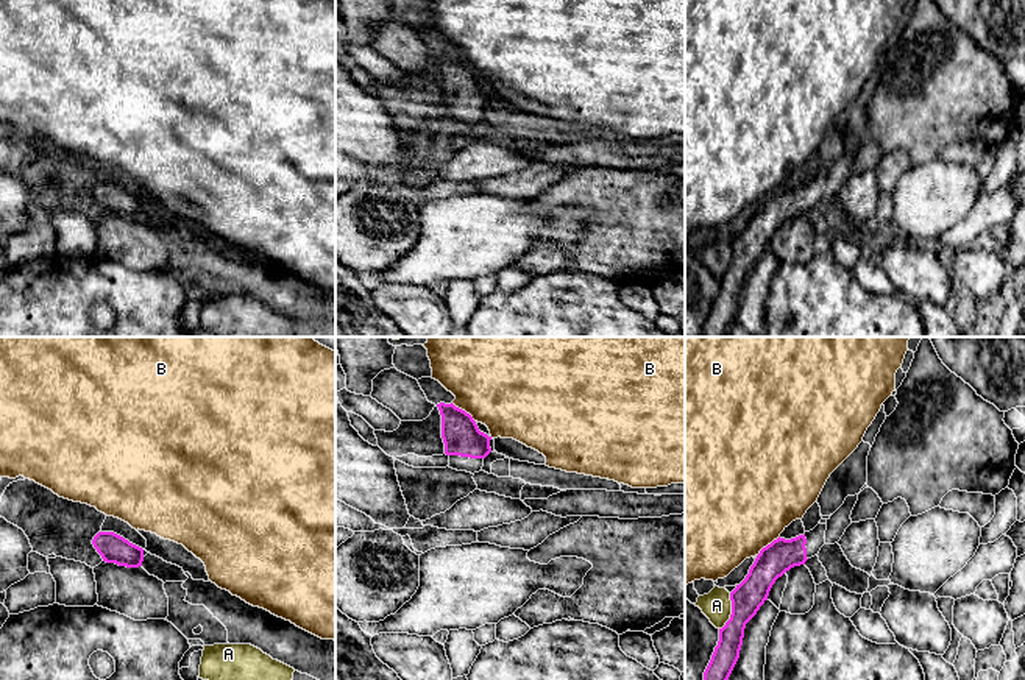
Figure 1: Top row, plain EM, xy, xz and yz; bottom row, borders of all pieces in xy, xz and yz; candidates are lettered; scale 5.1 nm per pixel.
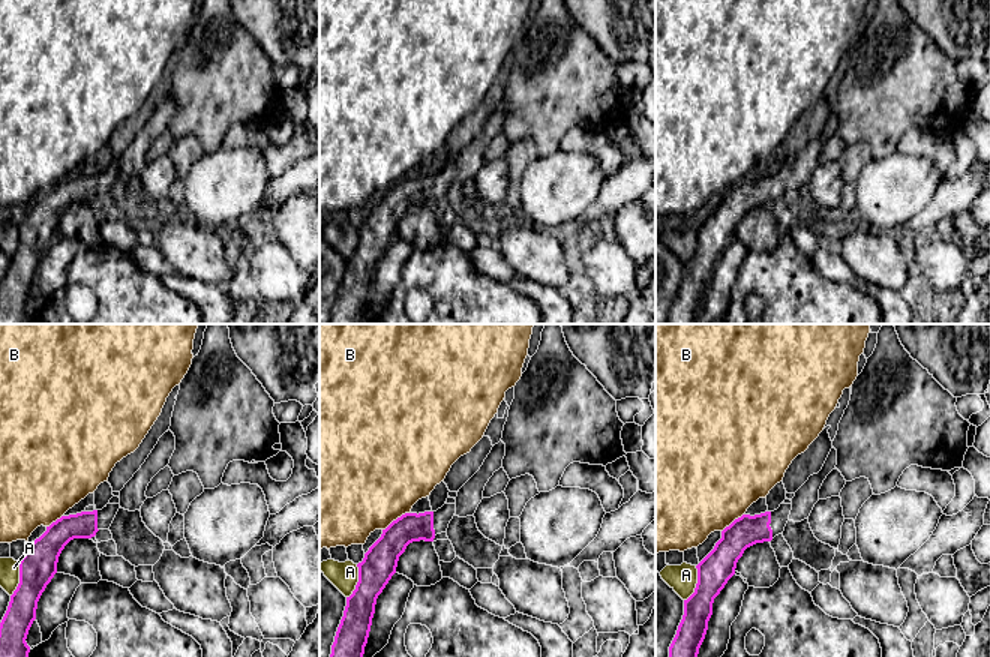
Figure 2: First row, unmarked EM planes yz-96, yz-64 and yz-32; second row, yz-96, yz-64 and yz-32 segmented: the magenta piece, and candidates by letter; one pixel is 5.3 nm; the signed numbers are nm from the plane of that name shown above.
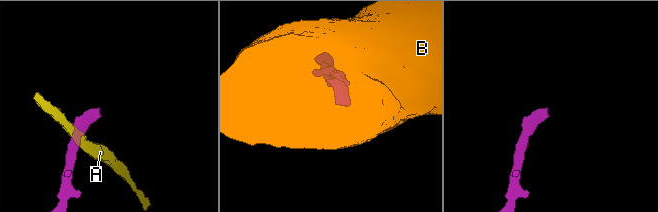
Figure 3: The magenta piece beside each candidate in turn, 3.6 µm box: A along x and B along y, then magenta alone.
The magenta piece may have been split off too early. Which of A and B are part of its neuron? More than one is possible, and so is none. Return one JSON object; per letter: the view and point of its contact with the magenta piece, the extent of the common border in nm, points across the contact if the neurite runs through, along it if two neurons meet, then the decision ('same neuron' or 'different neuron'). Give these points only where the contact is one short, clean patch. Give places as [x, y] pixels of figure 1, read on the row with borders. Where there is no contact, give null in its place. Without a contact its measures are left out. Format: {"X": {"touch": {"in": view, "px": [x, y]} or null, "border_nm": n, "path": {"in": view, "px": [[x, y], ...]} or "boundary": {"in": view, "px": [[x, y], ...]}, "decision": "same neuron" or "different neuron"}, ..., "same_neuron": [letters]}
{"A": {"touch": {"in": "yz", "px": [732, 612]}, "border_nm": 200, "decision": "different neuron"}, "B": {"touch": {"in": "xz", "px": [464, 410]}, "border_nm": 160, "boundary": {"in": "xz", "px": [[451, 403], [464, 409], [475, 421]]}, "decision": "different neuron"}, "same_neuron": []}

